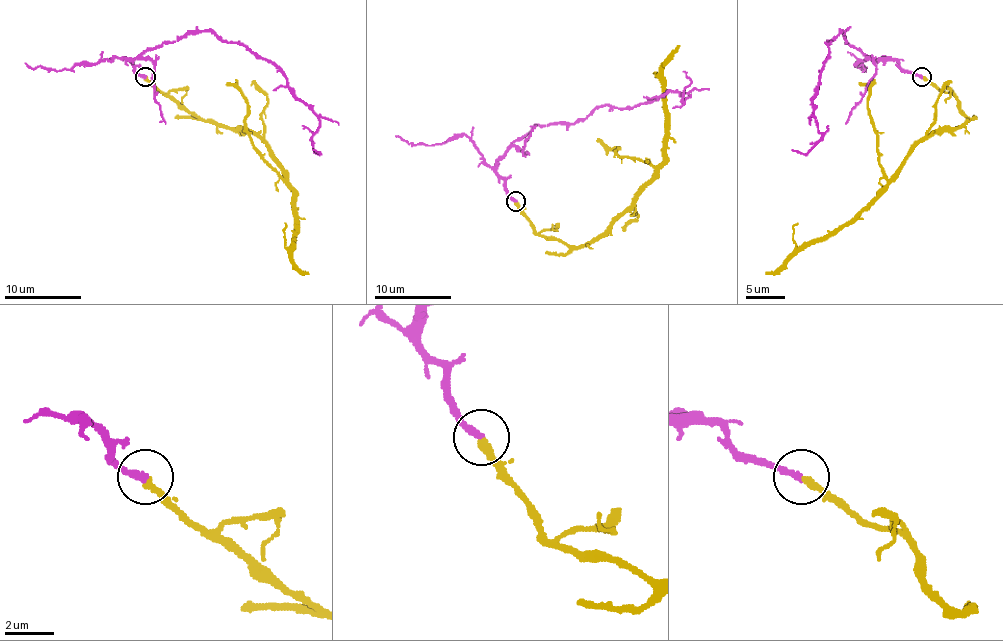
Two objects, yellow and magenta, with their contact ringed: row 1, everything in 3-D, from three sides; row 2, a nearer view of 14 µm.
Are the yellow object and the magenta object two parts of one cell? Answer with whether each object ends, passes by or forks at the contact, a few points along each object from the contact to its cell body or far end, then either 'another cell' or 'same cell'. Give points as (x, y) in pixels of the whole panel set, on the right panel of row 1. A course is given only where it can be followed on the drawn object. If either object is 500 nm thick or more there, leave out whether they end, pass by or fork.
yellow ends; magenta ends; course yellow (921, 77), (954, 96), (967, 119), (935, 129), (846, 223), (806, 242), (765, 273); course magenta (921, 77), (894, 60), (873, 60), (840, 31), (827, 42), (813, 98), (821, 138), (804, 154), (792, 150); same cell

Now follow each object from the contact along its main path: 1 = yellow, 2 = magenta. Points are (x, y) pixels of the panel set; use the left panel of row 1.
1: (144, 77), (204, 119), (250, 129), (270, 148), (285, 183), (293, 190), (293, 262), (308, 273)
2: (144, 77), (125, 60), (214, 31), (277, 69), (316, 115), (312, 148), (320, 154), (312, 150)

